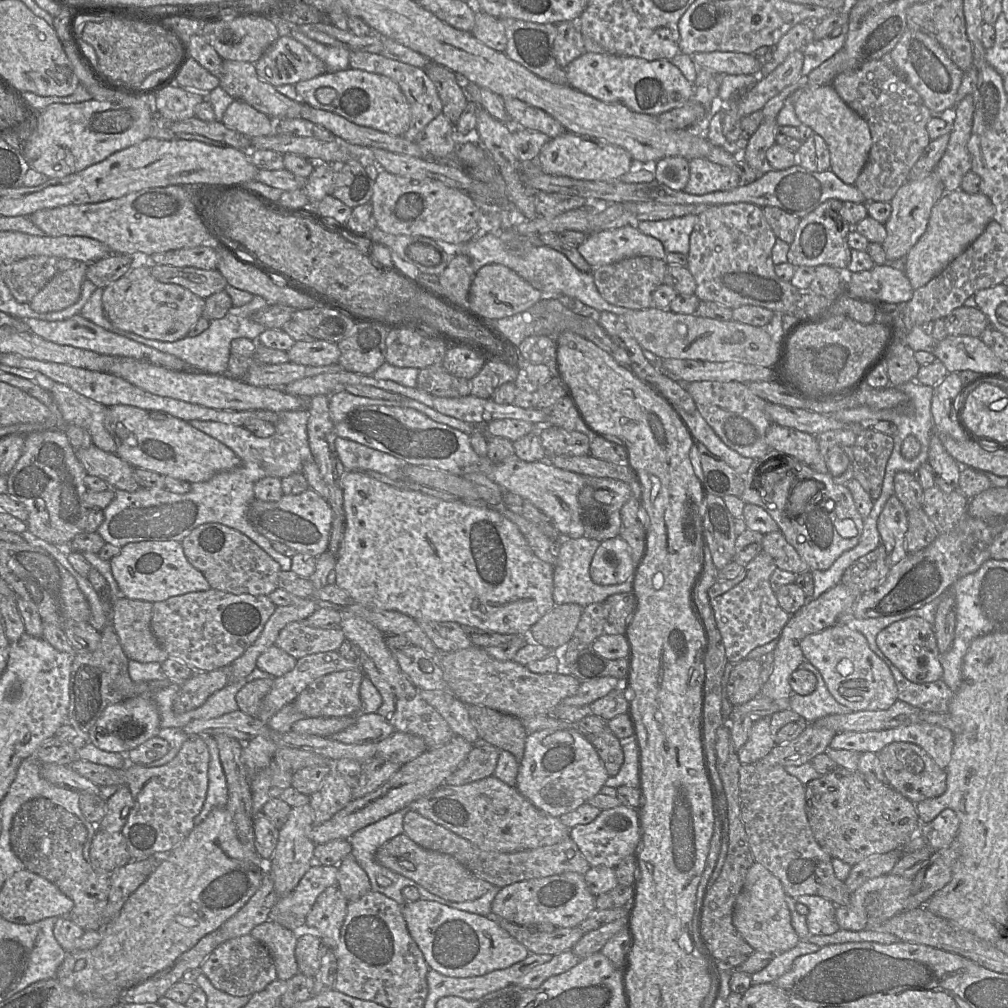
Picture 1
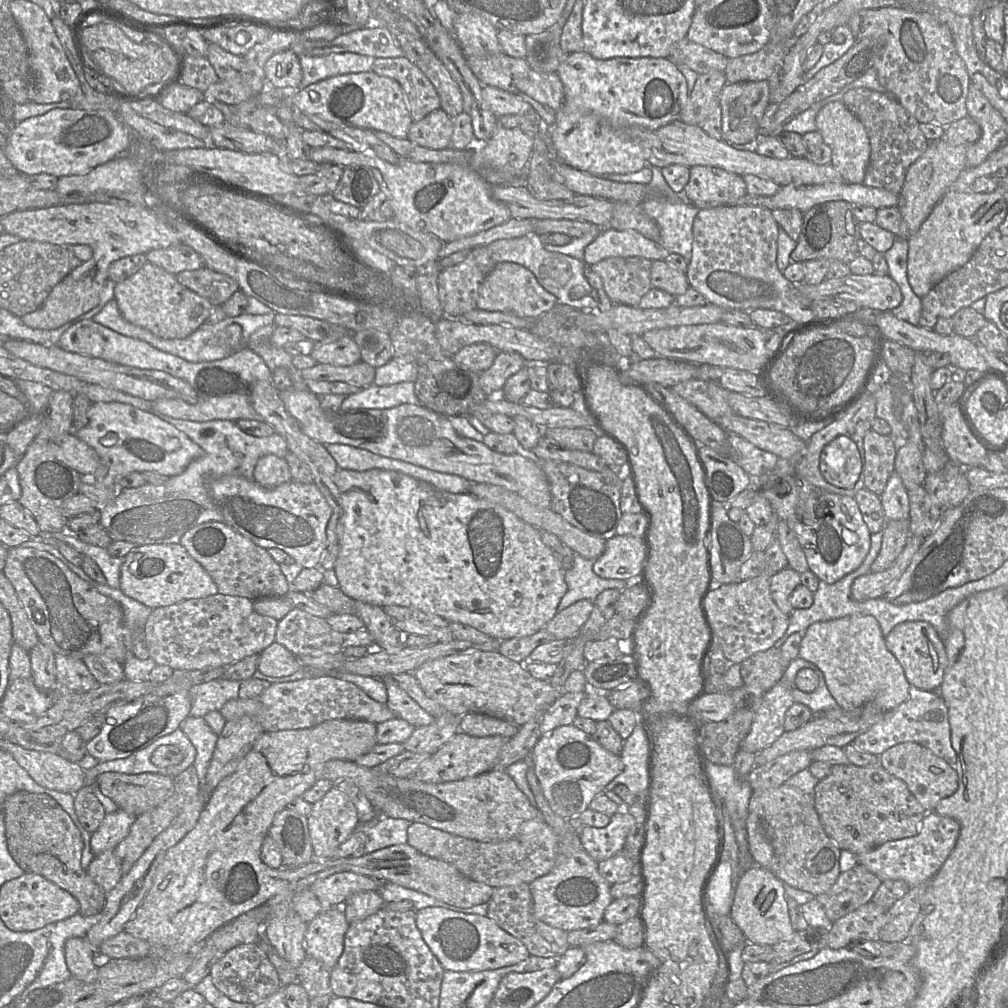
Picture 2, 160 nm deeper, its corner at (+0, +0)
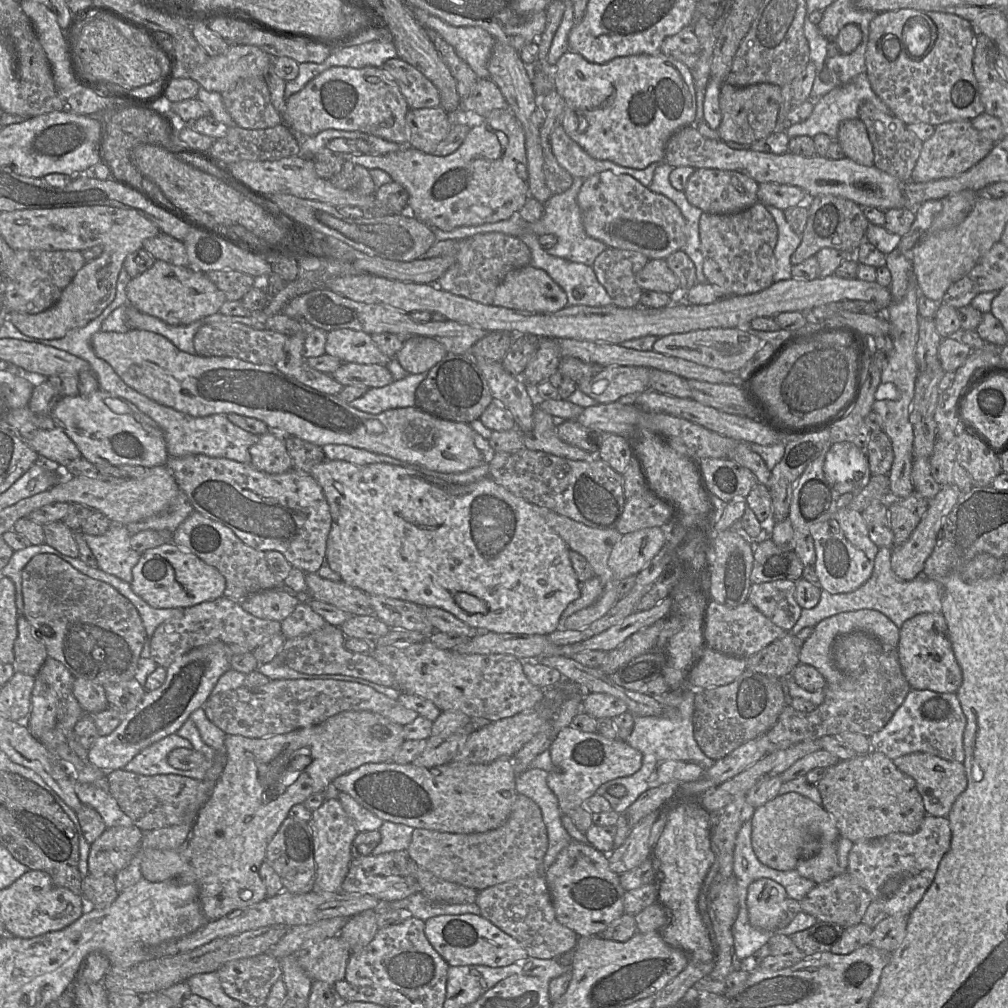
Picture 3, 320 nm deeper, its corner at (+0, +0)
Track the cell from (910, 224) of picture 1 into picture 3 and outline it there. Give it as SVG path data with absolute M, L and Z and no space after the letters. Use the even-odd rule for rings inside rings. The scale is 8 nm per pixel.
M970 120L950 121L935 126L933 135L923 142L910 180L921 183L958 175L986 157L994 144L993 140L975 129Z

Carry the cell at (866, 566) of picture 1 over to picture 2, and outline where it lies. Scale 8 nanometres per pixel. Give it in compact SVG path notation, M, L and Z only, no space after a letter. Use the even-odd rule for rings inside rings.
M909 519L886 521L881 549L877 558L871 564L870 573L882 572L890 568L907 544L909 537Z

